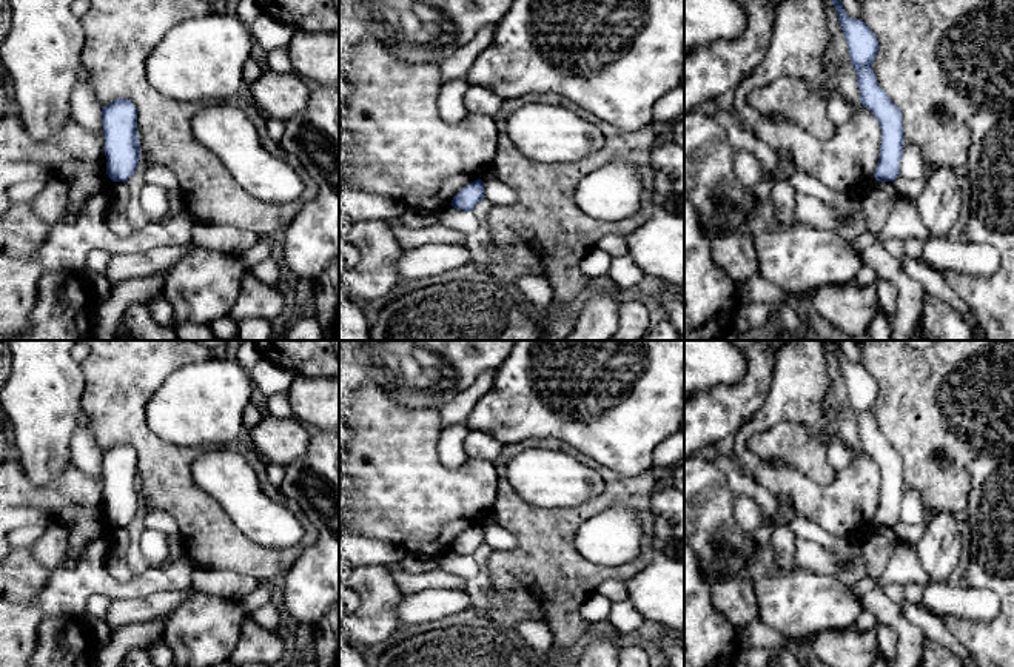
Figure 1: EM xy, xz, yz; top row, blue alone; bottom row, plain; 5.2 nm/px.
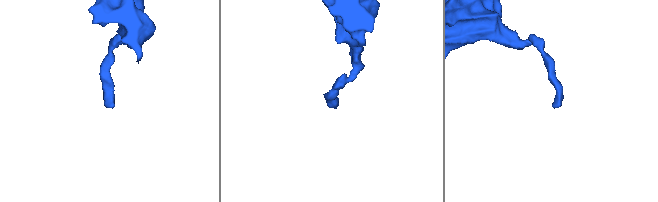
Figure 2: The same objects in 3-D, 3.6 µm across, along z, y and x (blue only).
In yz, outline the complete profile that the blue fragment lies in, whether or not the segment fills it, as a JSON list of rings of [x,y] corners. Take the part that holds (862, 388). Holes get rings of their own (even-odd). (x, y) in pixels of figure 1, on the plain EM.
[[[840,340],[832,342],[832,350],[848,388],[851,408],[857,416],[861,450],[875,461],[881,474],[880,502],[874,522],[877,527],[894,527],[900,521],[903,501],[903,461],[880,433],[872,416],[878,385],[861,364],[846,359]]]

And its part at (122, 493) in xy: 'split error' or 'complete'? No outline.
complete

